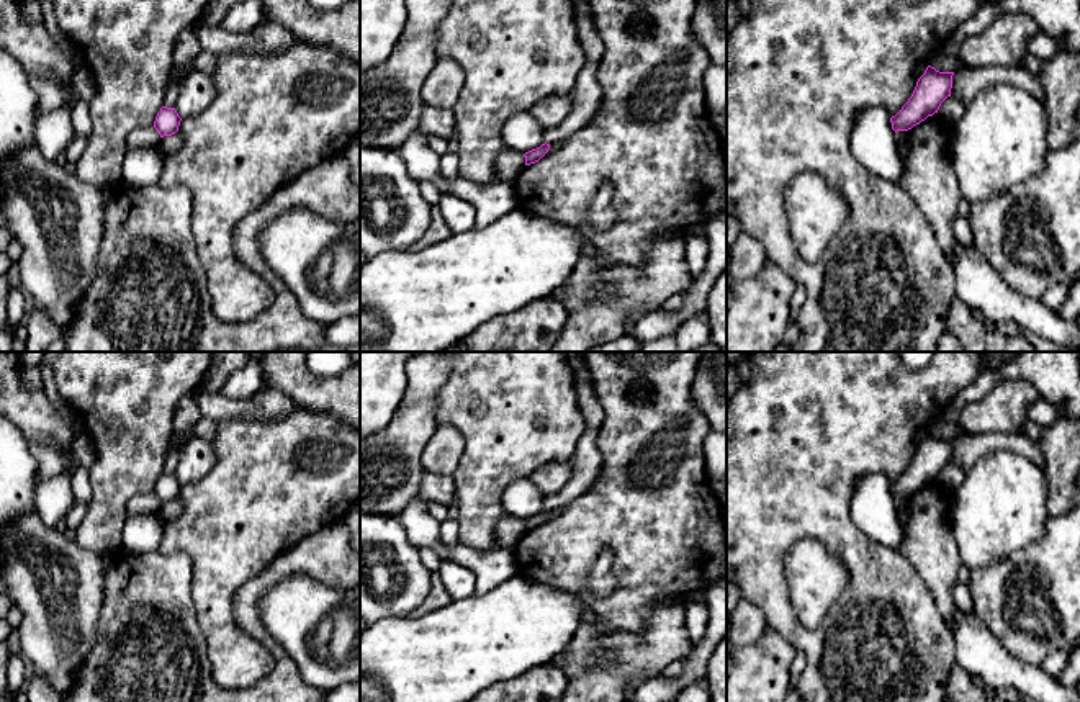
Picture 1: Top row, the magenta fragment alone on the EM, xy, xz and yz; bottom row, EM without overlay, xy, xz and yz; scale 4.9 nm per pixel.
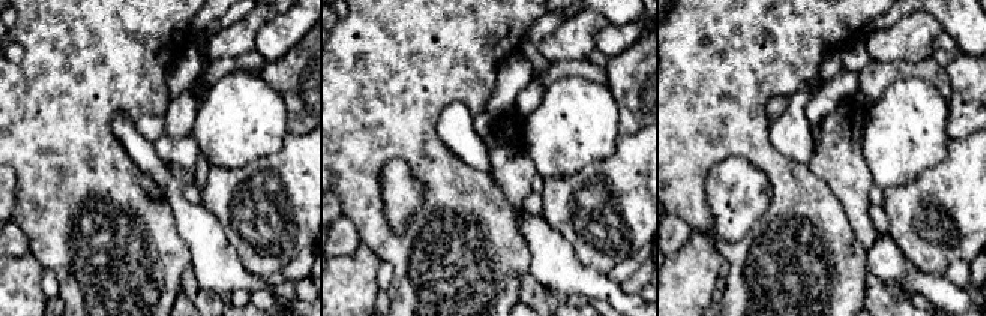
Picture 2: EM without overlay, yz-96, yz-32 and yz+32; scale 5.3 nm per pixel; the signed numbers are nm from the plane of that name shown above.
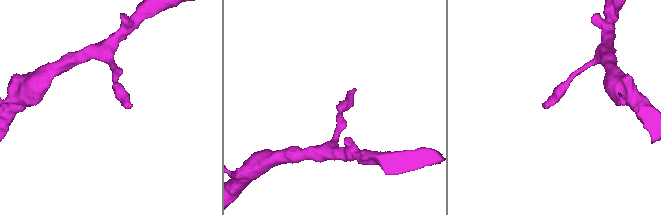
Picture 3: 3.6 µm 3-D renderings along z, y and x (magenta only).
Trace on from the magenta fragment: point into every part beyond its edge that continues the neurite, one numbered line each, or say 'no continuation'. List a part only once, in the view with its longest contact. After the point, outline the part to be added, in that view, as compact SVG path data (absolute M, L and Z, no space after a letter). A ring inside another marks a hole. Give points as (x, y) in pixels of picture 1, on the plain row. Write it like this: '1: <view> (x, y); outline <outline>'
no continuation

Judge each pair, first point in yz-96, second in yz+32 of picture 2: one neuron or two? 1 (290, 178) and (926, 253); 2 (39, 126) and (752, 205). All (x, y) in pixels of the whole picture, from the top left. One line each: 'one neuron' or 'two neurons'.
1: one neuron
2: two neurons

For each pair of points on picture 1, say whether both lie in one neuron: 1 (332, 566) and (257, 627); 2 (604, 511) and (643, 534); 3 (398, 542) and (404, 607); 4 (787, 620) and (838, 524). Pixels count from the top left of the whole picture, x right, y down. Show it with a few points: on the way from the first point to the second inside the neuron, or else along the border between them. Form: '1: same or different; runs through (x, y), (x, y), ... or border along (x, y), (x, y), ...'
1: same; runs through (305, 565), (285, 565), (251, 599)
2: same; runs through (614, 514), (624, 514), (634, 524)
3: same; runs through (408, 558), (411, 565), (411, 591)
4: same; runs through (773, 588), (773, 552), (800, 524), (805, 524)

